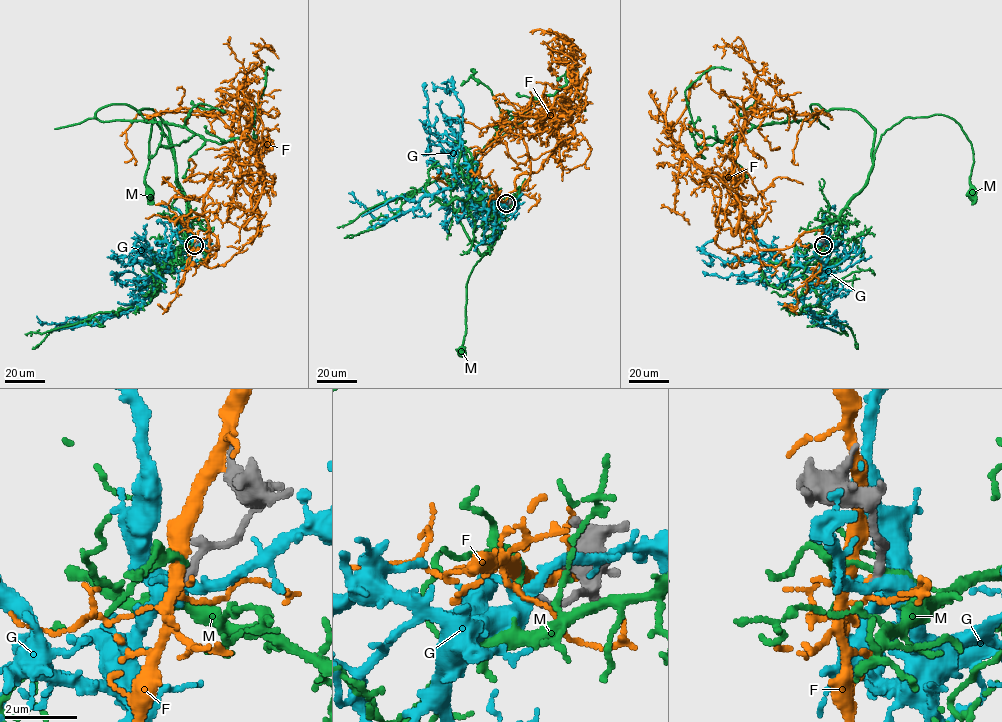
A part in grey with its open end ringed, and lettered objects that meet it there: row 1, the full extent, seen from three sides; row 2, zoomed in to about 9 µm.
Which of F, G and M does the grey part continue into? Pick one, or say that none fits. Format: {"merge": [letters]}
{"merge": []}

